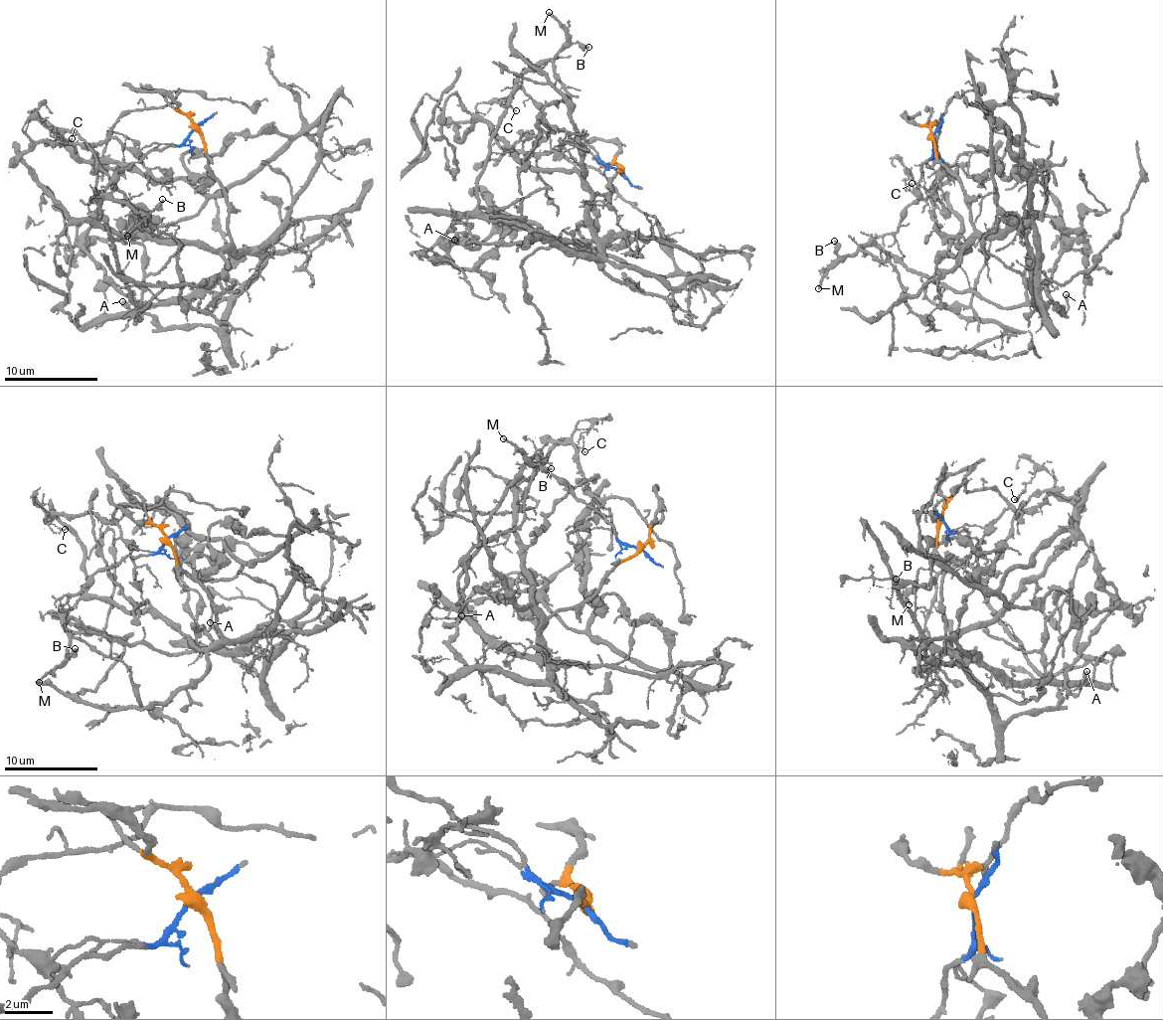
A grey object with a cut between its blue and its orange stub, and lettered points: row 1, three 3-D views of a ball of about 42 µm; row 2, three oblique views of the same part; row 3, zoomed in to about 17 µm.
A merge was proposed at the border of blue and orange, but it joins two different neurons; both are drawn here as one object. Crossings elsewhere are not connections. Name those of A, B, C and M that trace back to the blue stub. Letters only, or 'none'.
B, C, M

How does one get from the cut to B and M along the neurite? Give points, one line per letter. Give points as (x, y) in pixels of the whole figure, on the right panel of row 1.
B: (931, 136), (933, 149), (921, 169), (915, 200), (896, 233), (870, 239), (842, 257), (837, 254), (835, 240)
M: (931, 136), (933, 149), (921, 169), (915, 200), (896, 233), (870, 239), (847, 254), (828, 269), (819, 289)

